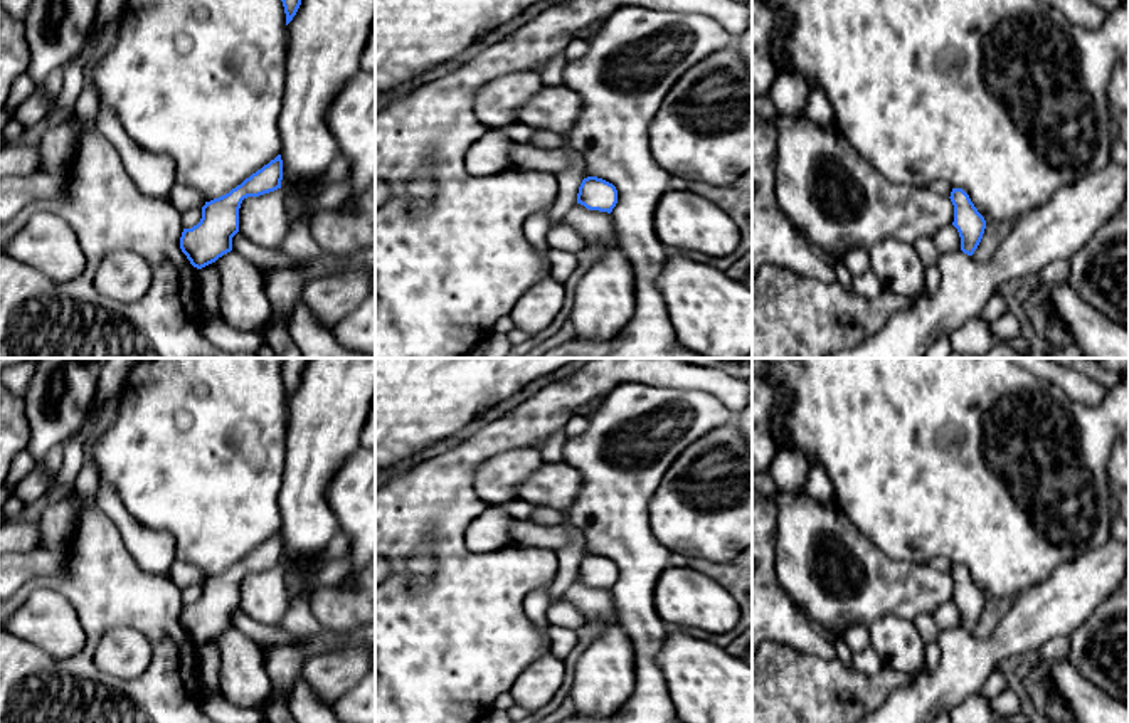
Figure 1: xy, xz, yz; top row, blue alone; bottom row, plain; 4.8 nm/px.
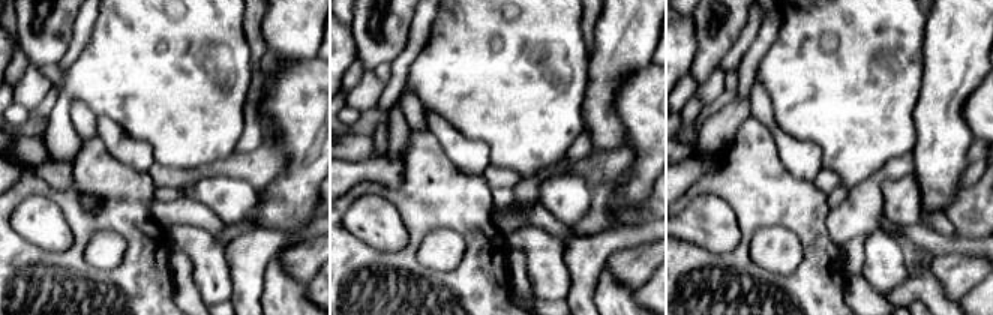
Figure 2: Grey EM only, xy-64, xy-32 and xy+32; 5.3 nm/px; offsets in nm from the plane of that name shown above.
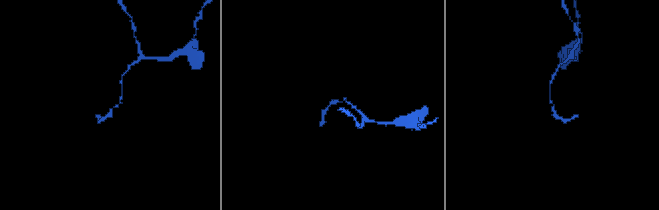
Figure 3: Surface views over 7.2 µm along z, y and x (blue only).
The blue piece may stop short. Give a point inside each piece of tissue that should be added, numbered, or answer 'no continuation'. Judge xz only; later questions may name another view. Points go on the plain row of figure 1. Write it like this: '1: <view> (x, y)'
no continuation

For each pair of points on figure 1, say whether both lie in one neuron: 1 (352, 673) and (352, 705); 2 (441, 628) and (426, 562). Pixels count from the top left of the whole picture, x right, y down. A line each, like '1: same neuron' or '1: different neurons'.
1: different neurons
2: different neurons

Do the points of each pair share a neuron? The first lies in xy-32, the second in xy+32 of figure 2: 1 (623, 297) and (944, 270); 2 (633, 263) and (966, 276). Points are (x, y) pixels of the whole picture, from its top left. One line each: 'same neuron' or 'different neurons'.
1: different neurons
2: same neuron

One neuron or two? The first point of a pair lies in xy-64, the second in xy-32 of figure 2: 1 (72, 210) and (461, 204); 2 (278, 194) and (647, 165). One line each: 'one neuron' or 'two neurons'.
1: one neuron
2: one neuron

